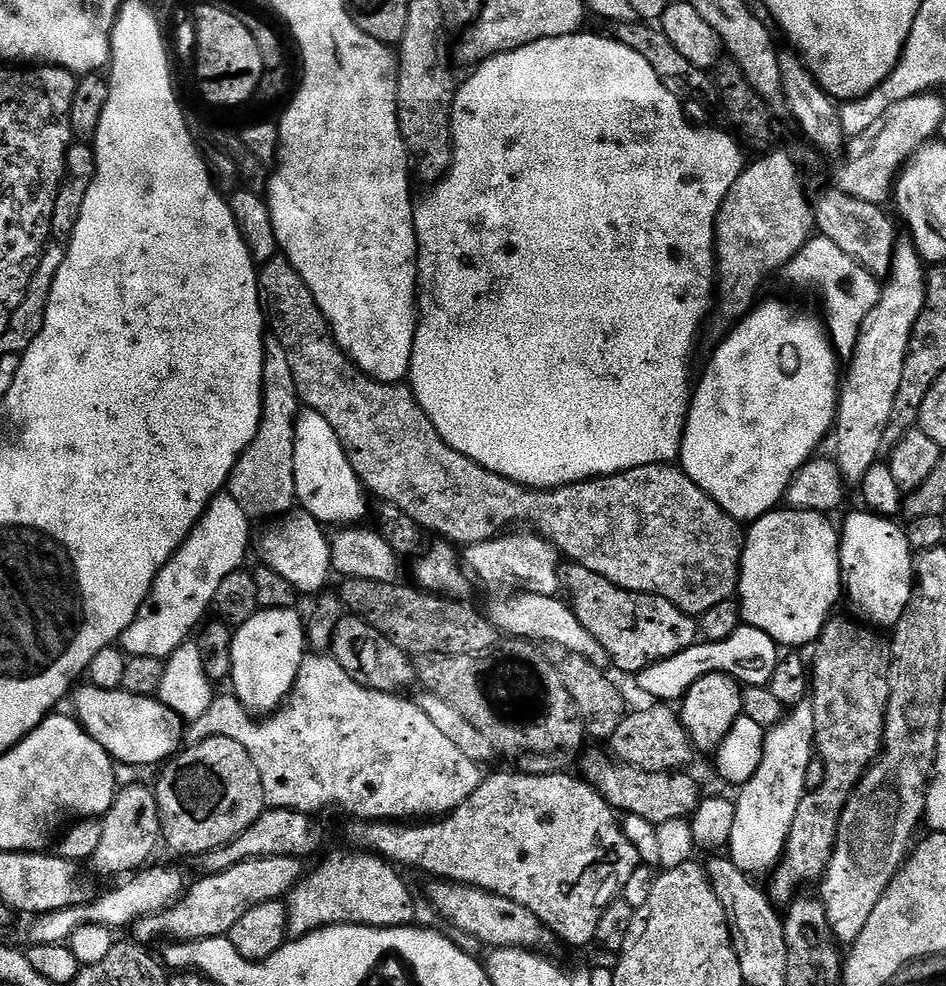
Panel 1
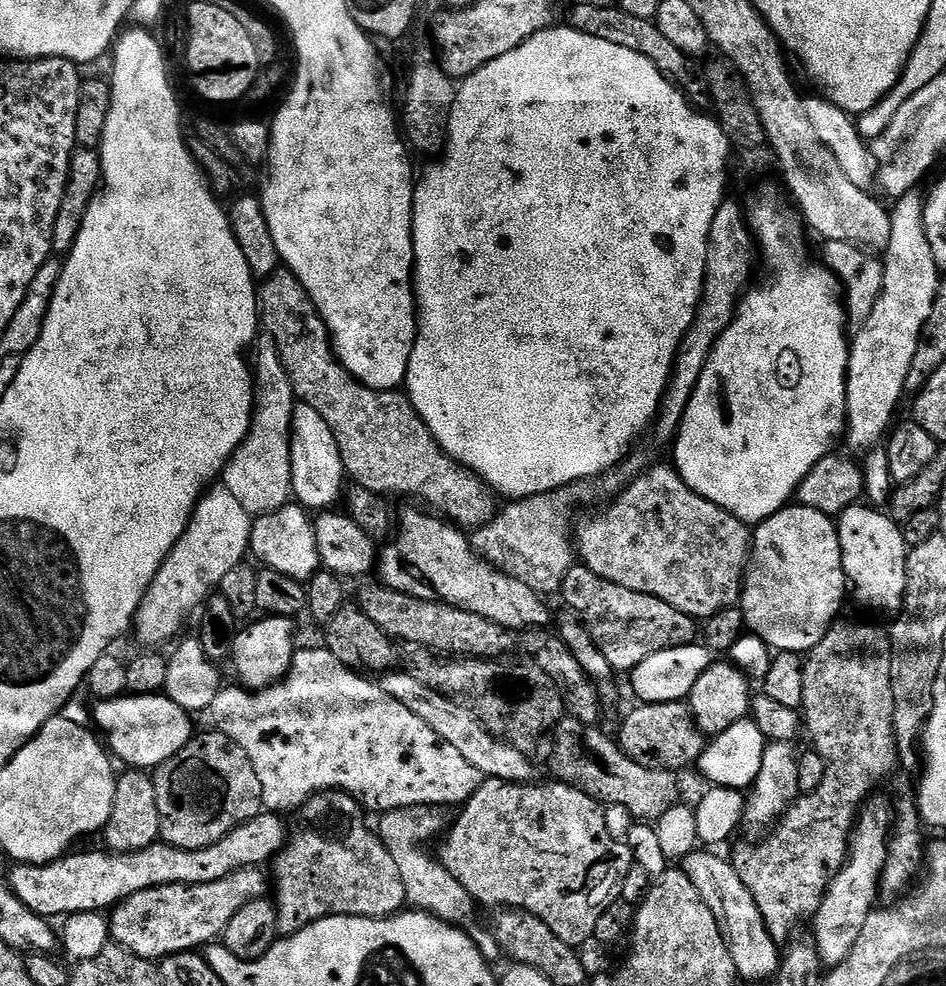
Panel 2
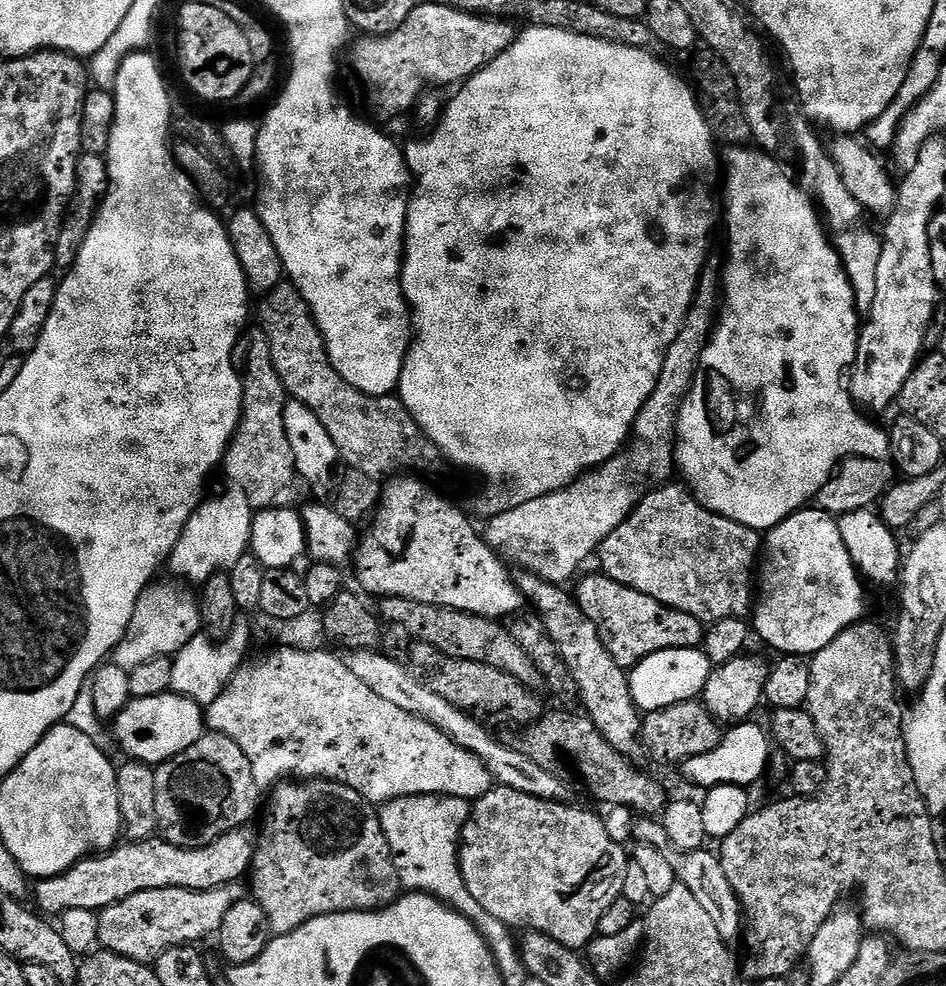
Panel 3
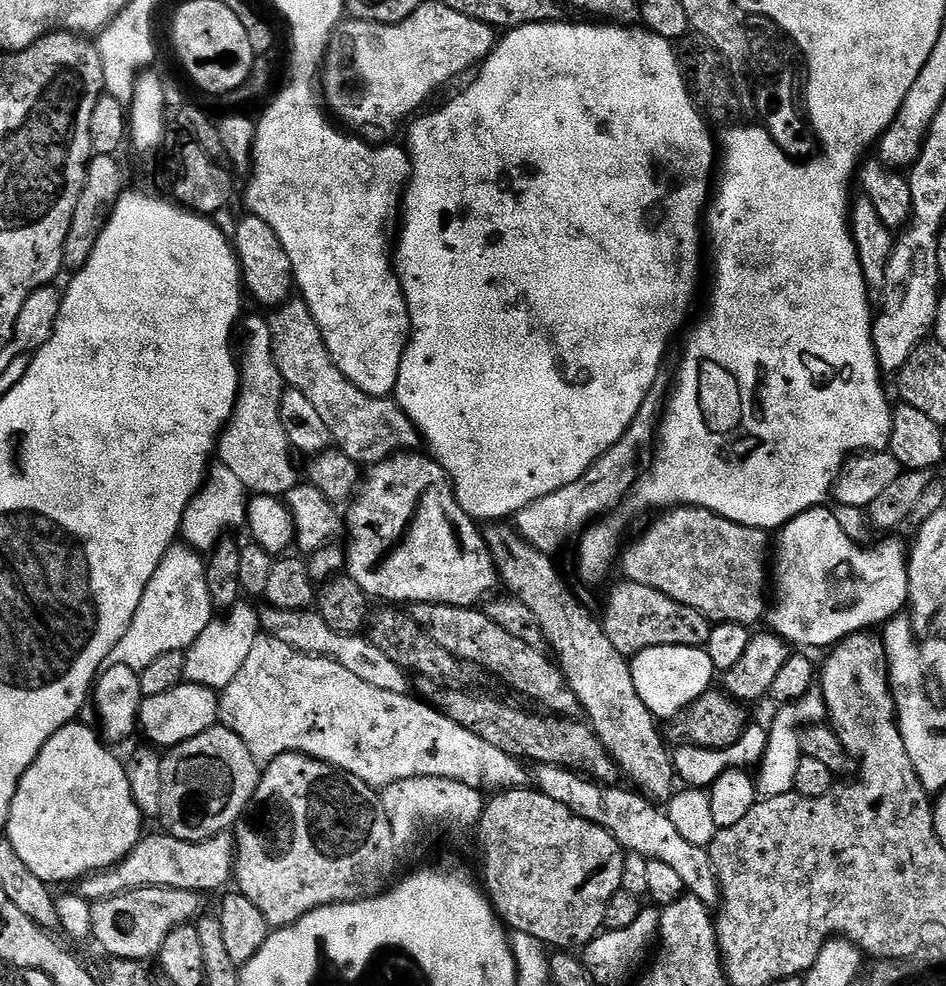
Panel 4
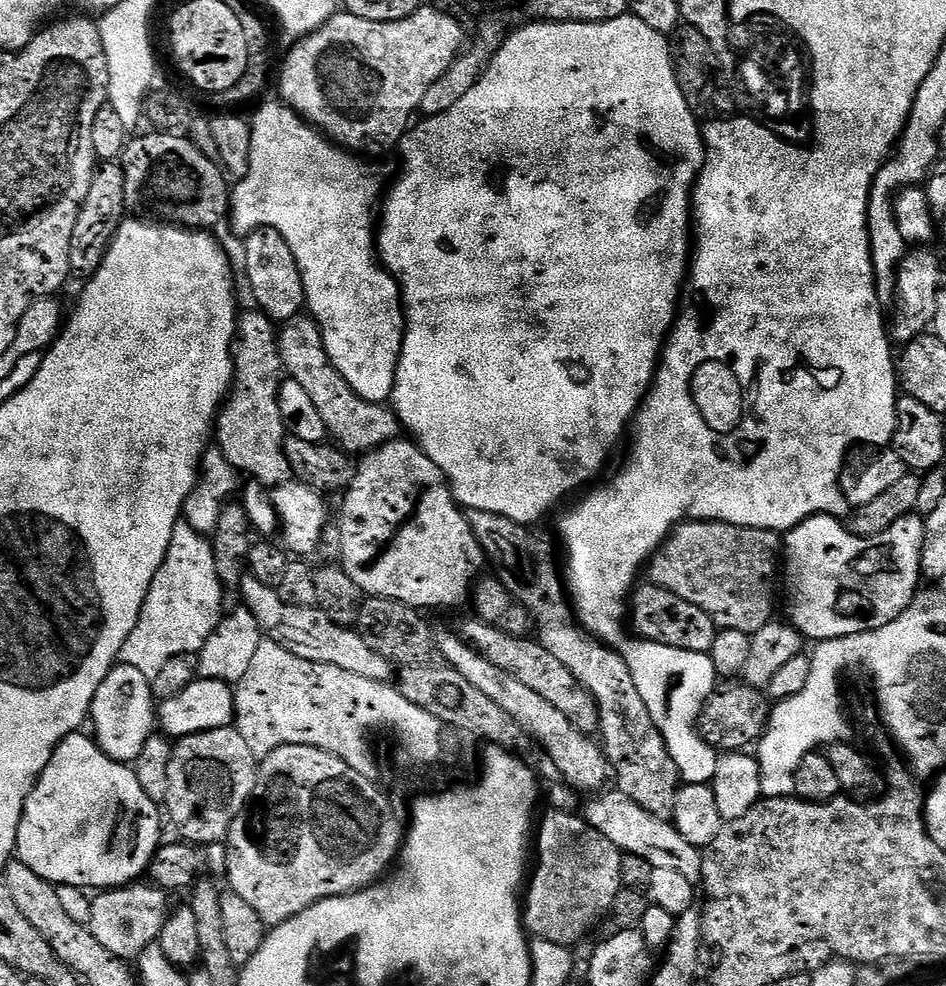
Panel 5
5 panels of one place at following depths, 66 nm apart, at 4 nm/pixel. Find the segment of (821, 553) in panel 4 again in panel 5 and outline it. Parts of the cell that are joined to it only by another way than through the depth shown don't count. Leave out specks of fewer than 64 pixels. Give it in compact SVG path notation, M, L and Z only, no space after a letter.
M916 514L906 518L898 518L898 522L894 522L894 526L890 526L890 530L882 530L882 534L877 536L856 536L834 516L812 516L809 520L797 524L795 528L789 528L782 540L782 584L783 587L784 584L788 587L787 619L803 634L805 641L833 640L834 638L846 638L854 634L878 630L882 626L894 622L894 618L901 616L912 605L913 600L916 599L917 591L921 587L924 523L925 521Z

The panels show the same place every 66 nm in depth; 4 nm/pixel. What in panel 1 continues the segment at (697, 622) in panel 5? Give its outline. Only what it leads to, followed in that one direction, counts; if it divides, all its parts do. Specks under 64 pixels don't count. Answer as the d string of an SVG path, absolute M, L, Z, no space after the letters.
M581 564L563 565L562 592L578 622L582 622L582 626L598 638L602 650L606 650L613 669L639 674L697 643L697 621L678 610L678 606L666 602L666 598L614 586L614 582L602 578L602 574L594 574L594 570L586 570Z

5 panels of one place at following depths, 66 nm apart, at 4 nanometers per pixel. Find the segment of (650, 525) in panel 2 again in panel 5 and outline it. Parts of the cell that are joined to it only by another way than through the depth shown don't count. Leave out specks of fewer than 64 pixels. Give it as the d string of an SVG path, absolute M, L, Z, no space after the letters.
M685 520L677 524L646 565L651 583L706 610L717 629L742 630L751 637L774 619L776 584L778 588L781 572L781 533L717 520Z

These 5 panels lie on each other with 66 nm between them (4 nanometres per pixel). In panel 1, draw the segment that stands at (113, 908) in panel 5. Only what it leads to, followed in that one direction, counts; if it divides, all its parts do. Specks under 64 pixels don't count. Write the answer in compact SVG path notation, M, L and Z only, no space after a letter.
M263 856L238 866L230 866L225 872L201 875L197 884L187 887L183 897L164 912L144 916L134 925L135 939L145 946L152 946L155 940L187 942L227 936L228 931L246 915L246 910L262 906L262 902L284 900L288 893L305 879L305 861L299 856Z

